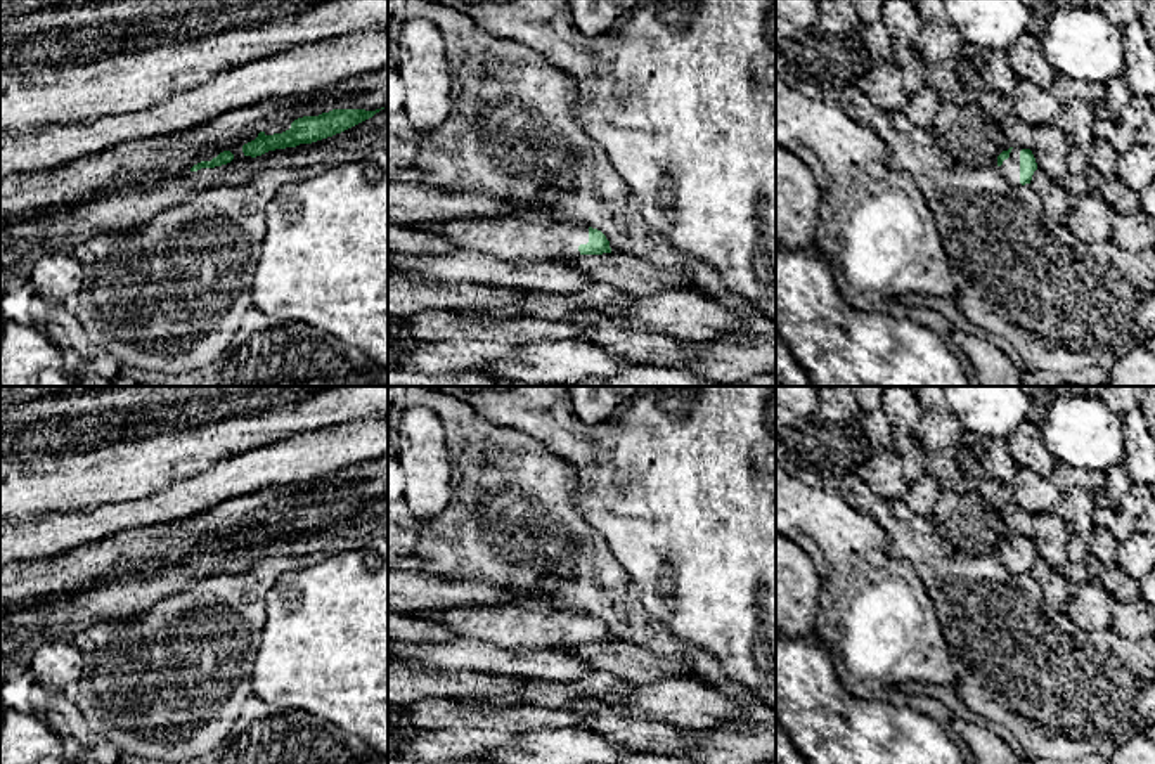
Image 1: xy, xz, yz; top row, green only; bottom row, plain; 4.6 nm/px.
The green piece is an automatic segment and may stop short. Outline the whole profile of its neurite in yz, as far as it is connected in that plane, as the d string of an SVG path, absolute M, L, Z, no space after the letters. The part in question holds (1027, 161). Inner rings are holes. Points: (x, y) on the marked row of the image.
M1010 147L997 156L997 166L1010 185L1030 184L1037 170L1036 158L1030 149Z

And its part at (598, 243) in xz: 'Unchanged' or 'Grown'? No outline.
Grown

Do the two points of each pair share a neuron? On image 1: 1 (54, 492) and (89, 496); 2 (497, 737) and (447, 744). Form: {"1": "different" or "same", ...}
{"1": "same", "2": "same"}

